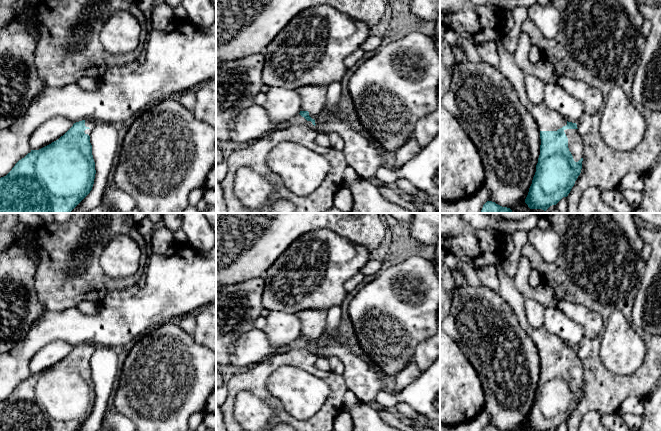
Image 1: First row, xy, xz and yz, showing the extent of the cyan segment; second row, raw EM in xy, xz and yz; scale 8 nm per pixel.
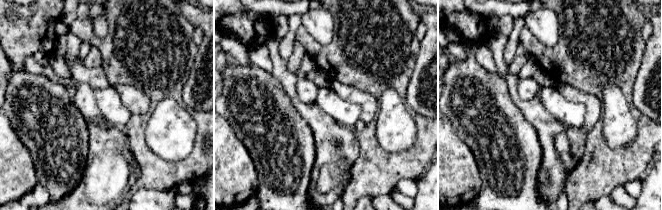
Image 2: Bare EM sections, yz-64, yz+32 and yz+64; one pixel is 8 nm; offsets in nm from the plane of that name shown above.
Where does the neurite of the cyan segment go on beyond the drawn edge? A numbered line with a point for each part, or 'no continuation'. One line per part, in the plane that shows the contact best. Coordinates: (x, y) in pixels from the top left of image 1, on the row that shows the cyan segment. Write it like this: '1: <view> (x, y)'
1: yz (575, 142)

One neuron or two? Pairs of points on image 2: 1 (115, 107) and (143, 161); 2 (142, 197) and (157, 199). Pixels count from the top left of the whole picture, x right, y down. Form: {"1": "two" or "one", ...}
{"1": "two", "2": "one"}

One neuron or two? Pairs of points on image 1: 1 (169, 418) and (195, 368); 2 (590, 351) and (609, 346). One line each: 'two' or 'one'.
1: one
2: two

